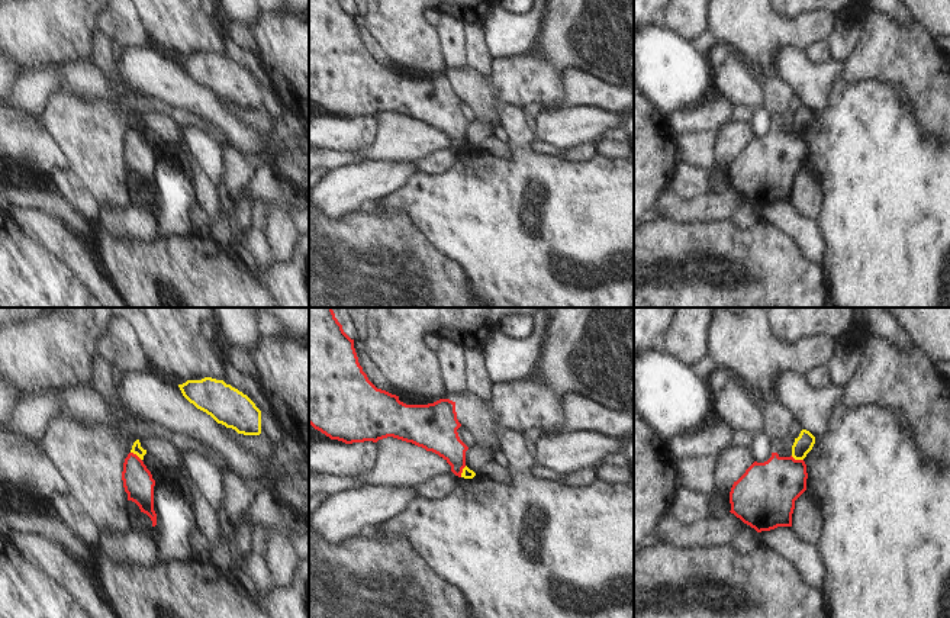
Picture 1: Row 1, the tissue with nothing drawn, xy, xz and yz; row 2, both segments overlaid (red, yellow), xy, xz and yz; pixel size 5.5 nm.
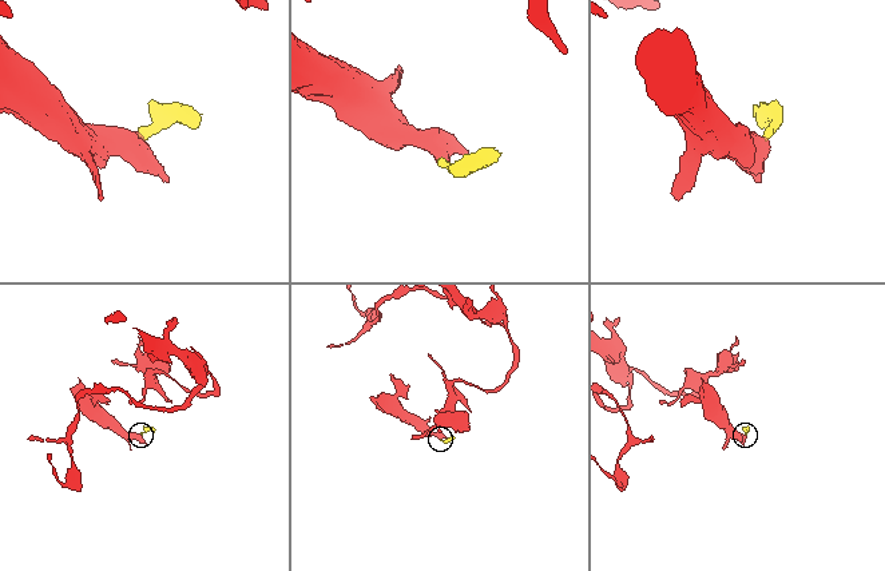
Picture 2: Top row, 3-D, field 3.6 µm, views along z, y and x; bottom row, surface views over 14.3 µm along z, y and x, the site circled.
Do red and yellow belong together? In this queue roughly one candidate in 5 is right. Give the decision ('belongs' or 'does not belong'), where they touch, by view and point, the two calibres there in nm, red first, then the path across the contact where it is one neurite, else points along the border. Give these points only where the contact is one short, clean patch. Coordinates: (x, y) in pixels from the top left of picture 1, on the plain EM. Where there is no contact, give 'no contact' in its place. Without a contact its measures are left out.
does not belong; meets red in yz at (796, 135); 320 nm thick on the red side, 100 nm on the other; border along yz (791, 131), (802, 135)

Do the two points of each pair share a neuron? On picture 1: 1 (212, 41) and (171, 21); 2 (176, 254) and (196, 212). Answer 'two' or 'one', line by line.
1: one
2: two

